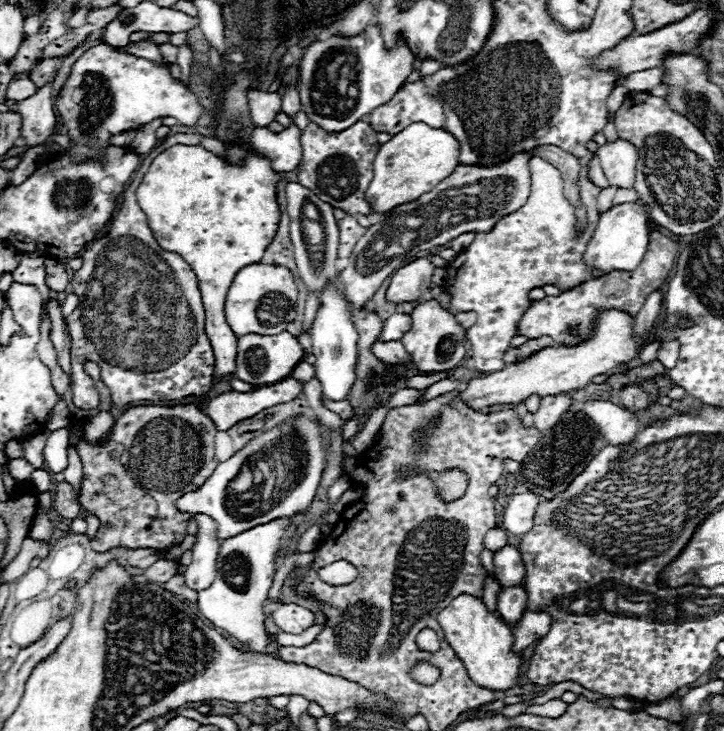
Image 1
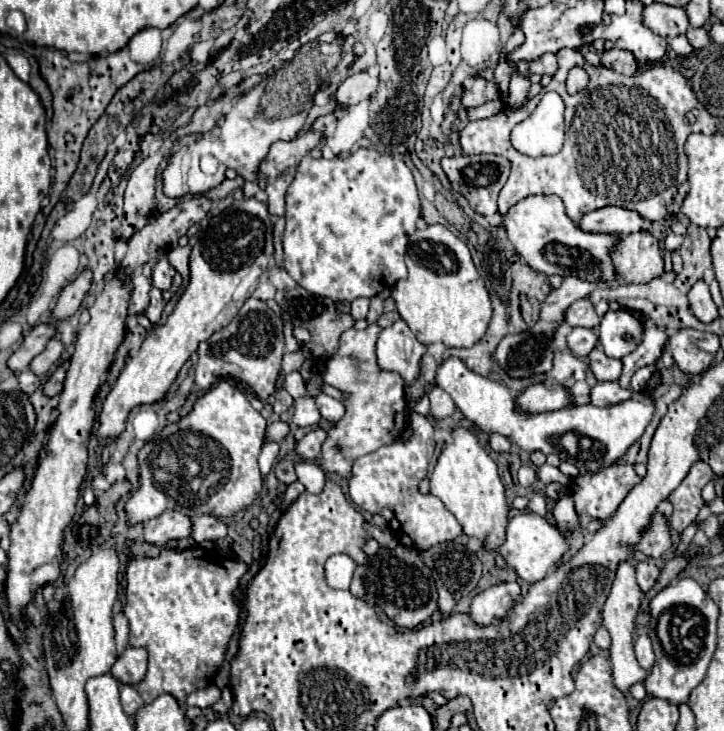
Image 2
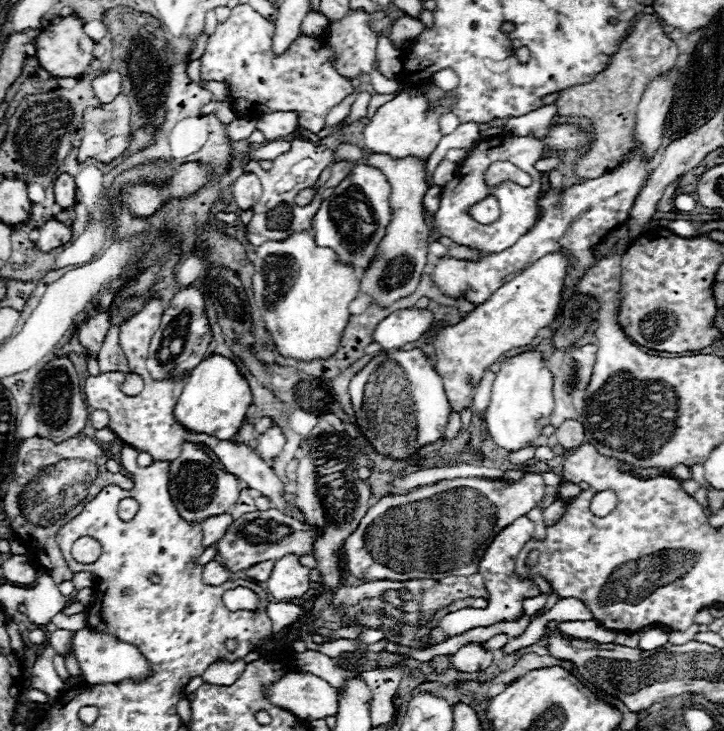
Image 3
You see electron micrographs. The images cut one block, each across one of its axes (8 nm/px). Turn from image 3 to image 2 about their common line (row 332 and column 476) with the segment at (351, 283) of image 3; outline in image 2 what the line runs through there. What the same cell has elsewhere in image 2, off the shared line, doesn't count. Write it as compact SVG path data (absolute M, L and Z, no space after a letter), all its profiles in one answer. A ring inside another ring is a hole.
M432 224L410 236L406 266L408 278L398 280L392 286L390 296L396 302L396 312L414 336L422 344L442 342L448 348L474 346L486 334L492 318L492 306L468 246L442 224Z

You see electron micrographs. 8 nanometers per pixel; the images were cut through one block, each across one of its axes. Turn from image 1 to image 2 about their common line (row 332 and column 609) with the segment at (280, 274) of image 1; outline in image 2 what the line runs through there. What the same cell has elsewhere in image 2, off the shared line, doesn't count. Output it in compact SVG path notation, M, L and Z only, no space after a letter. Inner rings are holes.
M526 196L502 216L500 224L508 236L508 240L514 244L514 250L524 256L526 264L542 272L546 276L558 274L558 276L578 276L586 280L608 280L614 276L614 266L610 260L610 248L620 240L612 234L592 234L580 230L564 212L564 204L558 196Z

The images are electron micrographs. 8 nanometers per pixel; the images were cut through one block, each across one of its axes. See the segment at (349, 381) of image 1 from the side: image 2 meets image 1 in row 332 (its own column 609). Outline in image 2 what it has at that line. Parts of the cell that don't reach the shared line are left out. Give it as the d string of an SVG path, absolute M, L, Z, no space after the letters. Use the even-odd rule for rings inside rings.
M620 308L616 312L608 310L600 322L600 334L598 342L604 350L606 356L610 358L624 358L630 354L638 342L644 336L644 326L642 322L626 308ZM630 334L632 340L624 340L624 336Z

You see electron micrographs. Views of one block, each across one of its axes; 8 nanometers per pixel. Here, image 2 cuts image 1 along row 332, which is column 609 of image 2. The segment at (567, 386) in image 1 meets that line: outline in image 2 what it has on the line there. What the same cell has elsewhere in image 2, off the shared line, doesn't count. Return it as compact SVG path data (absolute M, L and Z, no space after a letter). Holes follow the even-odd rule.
M620 562L618 570L616 570L616 578L612 584L612 590L606 598L604 604L604 626L608 628L610 636L612 636L612 644L610 644L610 662L612 662L612 672L614 672L614 684L618 690L622 690L624 694L628 692L628 688L634 682L642 682L646 678L646 670L638 664L636 656L634 656L634 644L632 644L632 632L634 632L634 618L638 614L640 608L640 600L642 600L642 590L636 584L636 576L634 576L634 566L630 562Z

